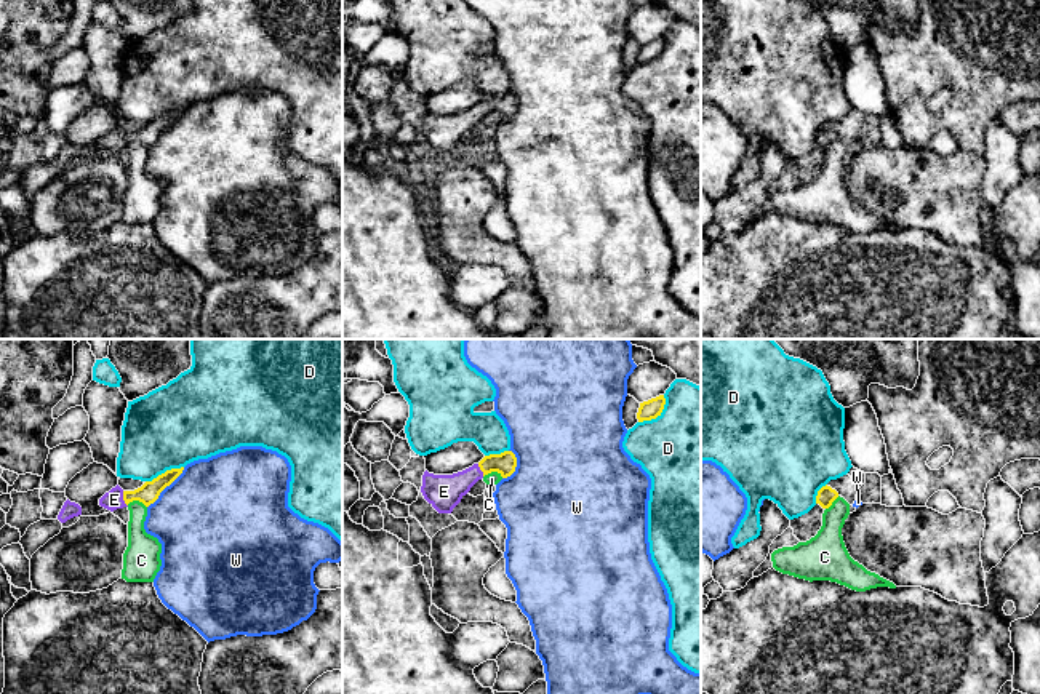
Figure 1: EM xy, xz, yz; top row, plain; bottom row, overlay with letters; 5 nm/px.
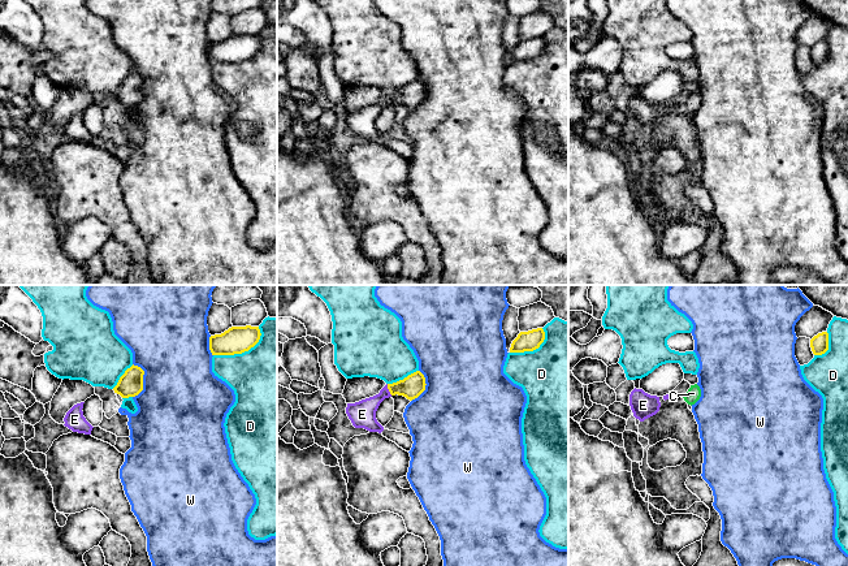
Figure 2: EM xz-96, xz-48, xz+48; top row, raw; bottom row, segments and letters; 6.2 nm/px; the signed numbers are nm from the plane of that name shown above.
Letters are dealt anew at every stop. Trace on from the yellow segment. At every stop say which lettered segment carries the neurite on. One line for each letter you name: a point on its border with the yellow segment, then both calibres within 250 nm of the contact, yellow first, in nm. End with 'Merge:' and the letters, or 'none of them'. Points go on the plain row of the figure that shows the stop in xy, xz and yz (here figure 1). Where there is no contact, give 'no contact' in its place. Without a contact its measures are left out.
E: xy (124, 141) | 100/100 nm
Merge: E

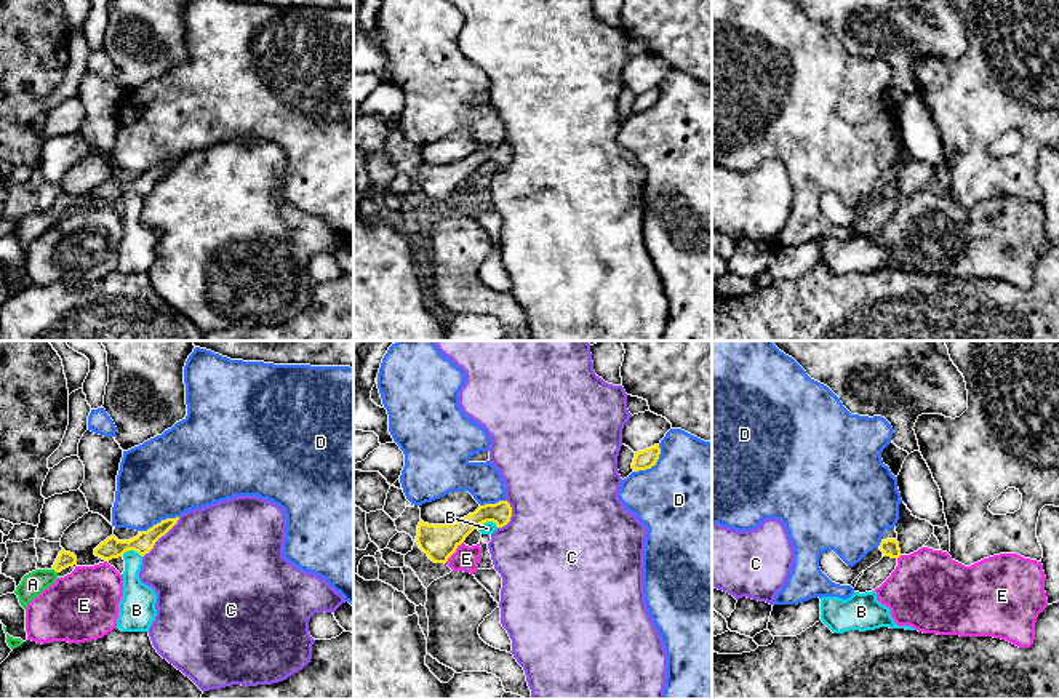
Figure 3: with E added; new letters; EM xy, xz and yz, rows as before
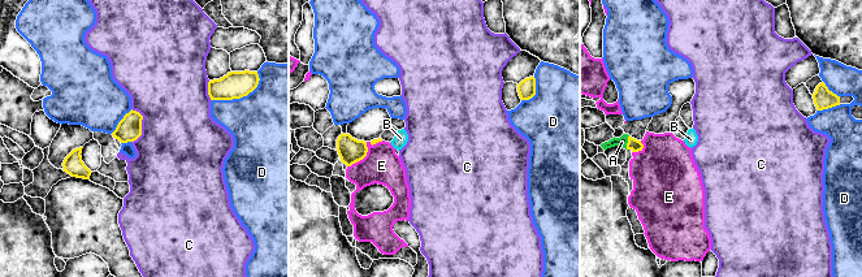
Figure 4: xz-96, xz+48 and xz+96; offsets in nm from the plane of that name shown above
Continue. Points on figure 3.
A: xy (55, 211) | 80/120 nm
Merge: A

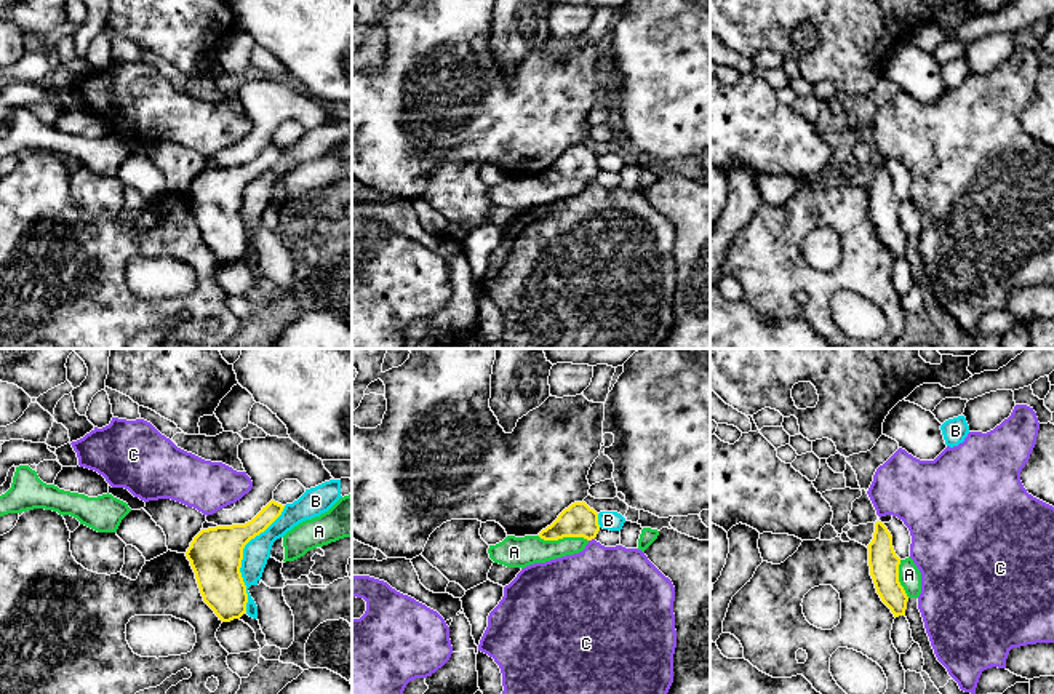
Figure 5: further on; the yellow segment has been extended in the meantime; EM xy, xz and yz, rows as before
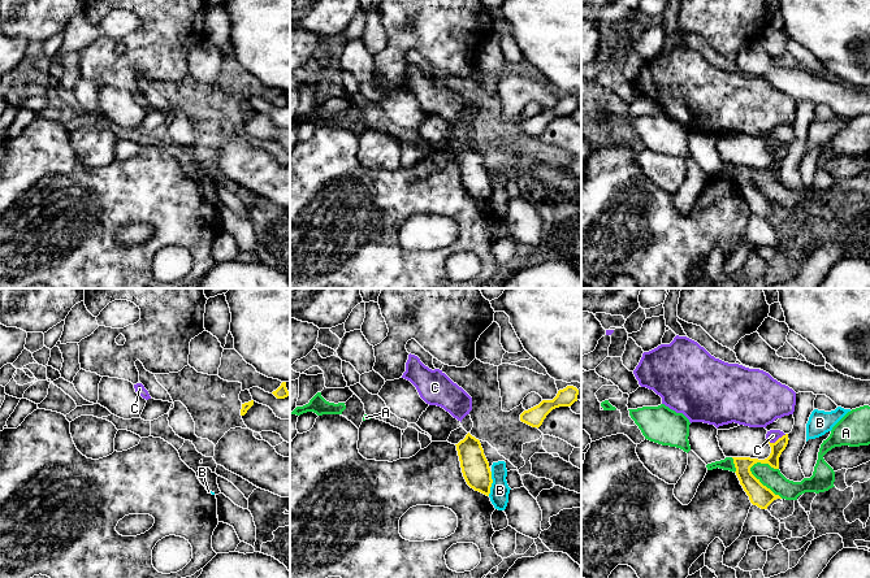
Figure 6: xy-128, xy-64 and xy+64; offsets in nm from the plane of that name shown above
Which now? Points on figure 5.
Merge: none of them

